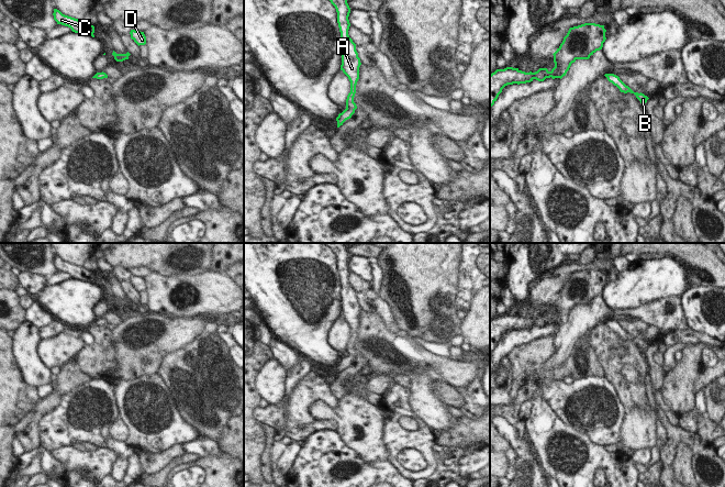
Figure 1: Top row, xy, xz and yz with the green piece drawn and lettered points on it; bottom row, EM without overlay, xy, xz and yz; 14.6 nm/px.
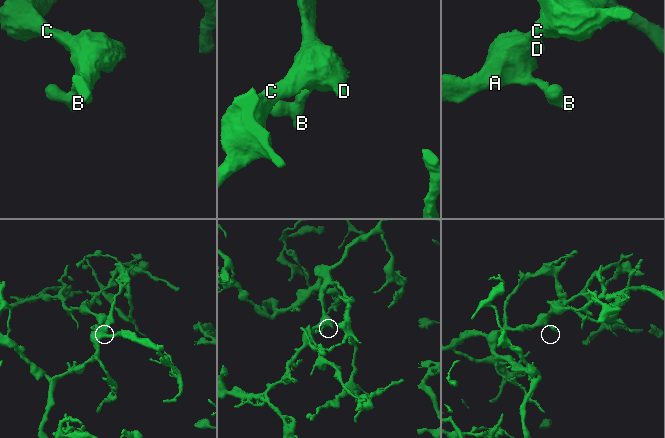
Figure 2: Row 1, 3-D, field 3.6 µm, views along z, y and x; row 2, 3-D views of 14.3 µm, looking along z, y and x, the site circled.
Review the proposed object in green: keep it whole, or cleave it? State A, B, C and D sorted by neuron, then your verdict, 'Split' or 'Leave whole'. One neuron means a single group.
Groups: A B C D. Leave whole

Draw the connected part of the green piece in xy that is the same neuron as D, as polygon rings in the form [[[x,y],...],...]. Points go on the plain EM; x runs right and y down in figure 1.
[[[131,276],[131,285],[140,292],[146,290],[146,283],[144,278]]]

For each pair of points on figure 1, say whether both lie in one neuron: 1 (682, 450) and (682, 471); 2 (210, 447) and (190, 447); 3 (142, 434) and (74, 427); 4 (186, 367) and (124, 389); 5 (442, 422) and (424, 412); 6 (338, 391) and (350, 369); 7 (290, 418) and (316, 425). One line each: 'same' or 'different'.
1: same
2: same
3: different
4: different
5: same
6: same
7: same

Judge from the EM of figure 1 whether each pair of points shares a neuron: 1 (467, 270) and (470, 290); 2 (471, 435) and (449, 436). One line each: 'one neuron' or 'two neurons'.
1: one neuron
2: one neuron

